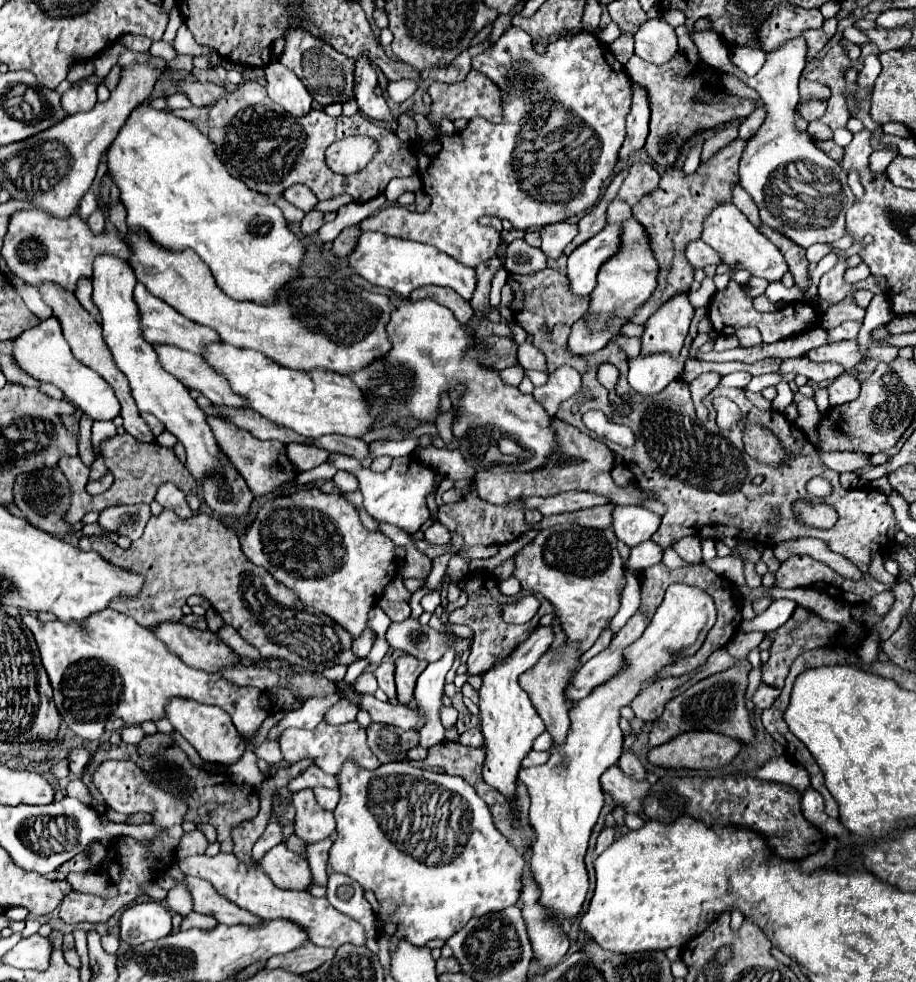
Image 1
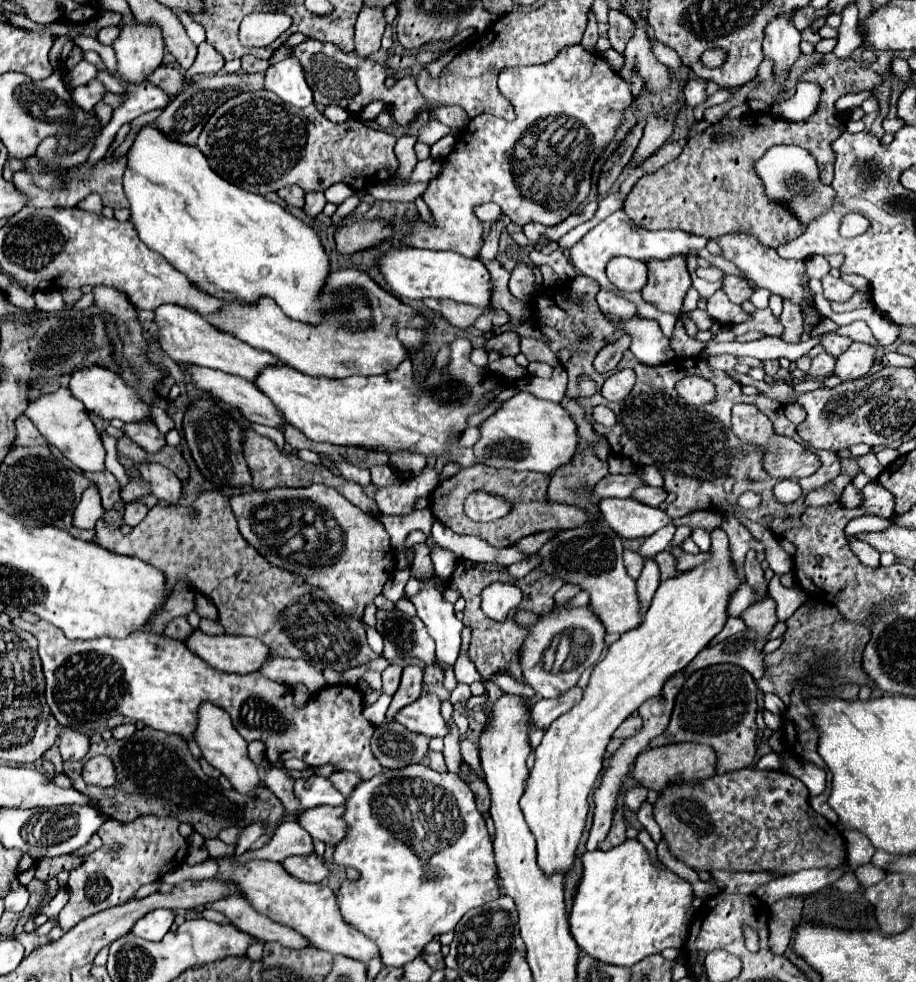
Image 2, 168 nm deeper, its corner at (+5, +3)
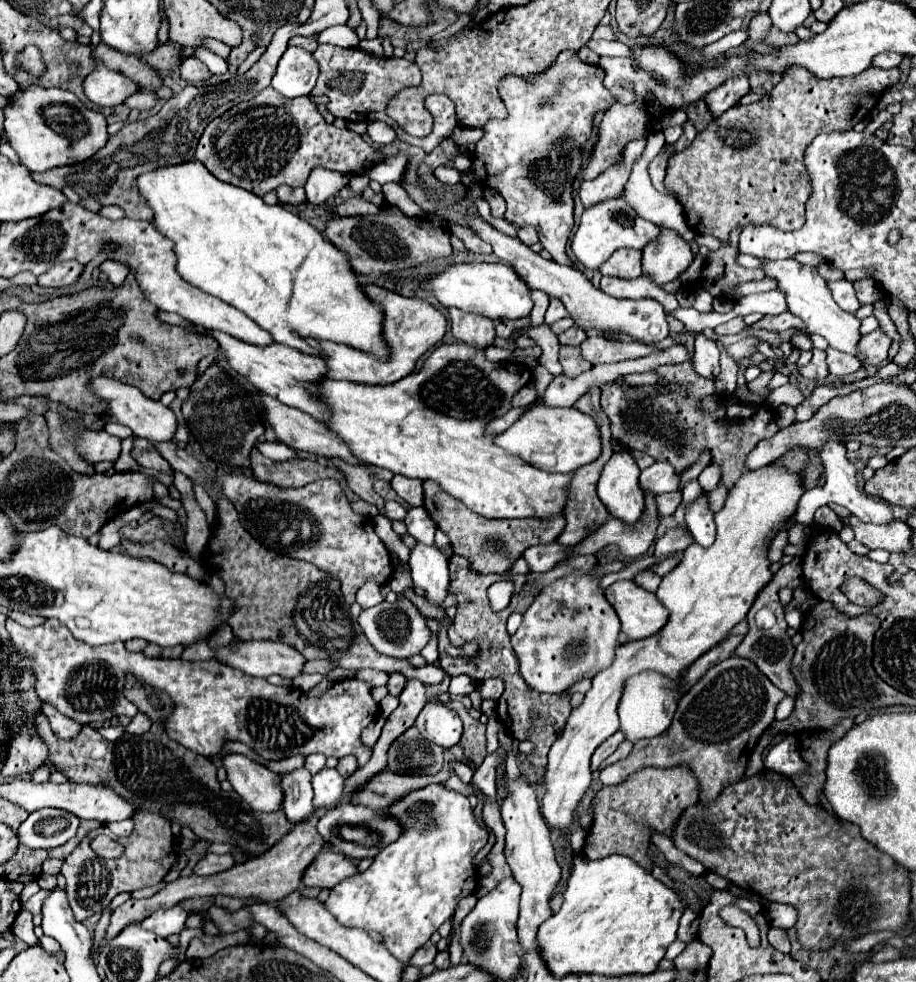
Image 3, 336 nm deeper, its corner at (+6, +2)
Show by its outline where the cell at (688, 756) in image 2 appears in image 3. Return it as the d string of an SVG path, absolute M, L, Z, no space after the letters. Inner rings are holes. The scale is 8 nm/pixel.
M643 768L629 776L627 782L619 786L601 788L593 798L593 826L585 838L583 856L587 860L599 860L611 854L629 856L641 864L647 872L653 868L653 858L649 856L651 834L659 832L665 836L673 834L673 828L685 808L697 804L697 780L689 768Z

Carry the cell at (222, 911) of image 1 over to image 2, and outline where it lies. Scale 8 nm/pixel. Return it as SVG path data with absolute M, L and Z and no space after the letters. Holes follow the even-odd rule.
M226 895L224 899L208 903L206 909L220 911L234 927L238 927L248 935L254 935L260 941L278 941L284 947L296 947L296 949L310 945L302 935L298 935L290 927L278 925L268 917L264 917L262 913L254 911L252 905L240 895Z

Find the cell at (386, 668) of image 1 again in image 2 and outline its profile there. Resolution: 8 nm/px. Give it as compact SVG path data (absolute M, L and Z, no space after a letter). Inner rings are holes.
M396 663L388 665L388 667L382 671L382 683L384 683L382 693L394 695L396 689L398 689L398 683L400 683L400 675L402 675L402 667L400 667L400 665L396 665Z

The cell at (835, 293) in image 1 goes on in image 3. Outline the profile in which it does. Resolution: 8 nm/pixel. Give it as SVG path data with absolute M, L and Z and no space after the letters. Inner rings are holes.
M837 280L837 282L829 282L829 288L833 292L833 300L847 312L857 312L859 310L859 300L855 296L853 284L847 280Z

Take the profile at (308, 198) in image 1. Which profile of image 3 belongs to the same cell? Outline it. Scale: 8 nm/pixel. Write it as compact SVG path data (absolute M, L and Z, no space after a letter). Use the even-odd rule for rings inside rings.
M279 186L277 196L283 204L303 204L305 202L305 190L303 188L291 188L291 186Z

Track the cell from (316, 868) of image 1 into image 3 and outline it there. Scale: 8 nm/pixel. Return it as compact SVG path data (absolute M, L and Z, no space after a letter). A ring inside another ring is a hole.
M207 854L203 856L195 866L193 866L193 872L199 874L199 876L207 876L207 874L217 874L217 872L223 872L227 868L235 866L235 860L231 854L223 854L223 856L217 856L217 854Z

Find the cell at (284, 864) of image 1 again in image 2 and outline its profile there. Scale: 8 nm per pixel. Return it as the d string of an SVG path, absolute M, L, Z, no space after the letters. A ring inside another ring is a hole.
M308 855L308 857L288 857L282 861L284 869L300 879L300 881L306 881L306 883L320 883L322 879L326 879L330 875L326 863L322 859L318 859L316 855Z

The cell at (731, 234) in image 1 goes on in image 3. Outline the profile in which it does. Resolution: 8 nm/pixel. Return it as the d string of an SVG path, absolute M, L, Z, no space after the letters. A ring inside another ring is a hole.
M789 258L789 260L775 260L775 262L765 260L763 270L765 270L765 274L769 278L775 278L779 282L781 290L785 290L789 312L799 316L807 324L809 332L823 336L829 342L831 348L835 348L839 352L847 352L847 354L859 358L861 362L865 360L863 352L859 350L859 340L861 340L859 326L861 326L861 320L855 314L849 314L849 312L841 310L835 304L835 300L831 298L831 290L827 288L827 282L819 276L817 268L803 266L803 264L795 262L793 258Z

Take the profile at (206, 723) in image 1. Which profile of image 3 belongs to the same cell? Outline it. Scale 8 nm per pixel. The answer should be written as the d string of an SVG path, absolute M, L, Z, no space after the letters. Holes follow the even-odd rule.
M241 754L225 756L223 766L227 768L227 780L243 802L259 812L281 810L283 790L279 774Z

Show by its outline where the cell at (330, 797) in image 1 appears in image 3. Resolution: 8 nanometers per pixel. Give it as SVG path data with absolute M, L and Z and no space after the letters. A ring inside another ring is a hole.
M323 768L313 776L313 806L323 810L323 808L333 808L343 792L343 782L345 778L335 770L335 768Z

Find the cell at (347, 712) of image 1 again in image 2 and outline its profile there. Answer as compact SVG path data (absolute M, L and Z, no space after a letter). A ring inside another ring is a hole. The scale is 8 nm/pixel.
M382 693L382 695L380 695L380 699L378 699L374 705L364 707L364 717L366 717L372 725L382 723L382 721L386 719L386 711L388 711L390 699L392 699L392 697L388 697L388 695L384 695L384 693Z

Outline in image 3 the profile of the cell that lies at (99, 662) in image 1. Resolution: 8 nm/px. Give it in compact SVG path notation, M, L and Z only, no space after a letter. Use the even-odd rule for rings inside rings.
M7 618L5 628L17 652L33 658L37 696L79 724L101 726L107 718L117 718L121 714L133 718L139 710L123 696L125 674L131 672L157 692L165 688L175 700L177 708L167 722L167 734L195 754L207 758L217 756L225 742L237 740L267 760L321 752L335 758L353 754L359 766L363 766L371 756L371 748L363 746L359 736L361 730L379 716L379 704L371 696L373 686L365 680L349 678L335 682L327 694L313 698L299 694L297 688L273 686L265 678L247 676L235 668L231 670L231 666L221 662L147 658L141 652L127 652L123 642L89 646L67 632L55 618L35 628L25 628Z

